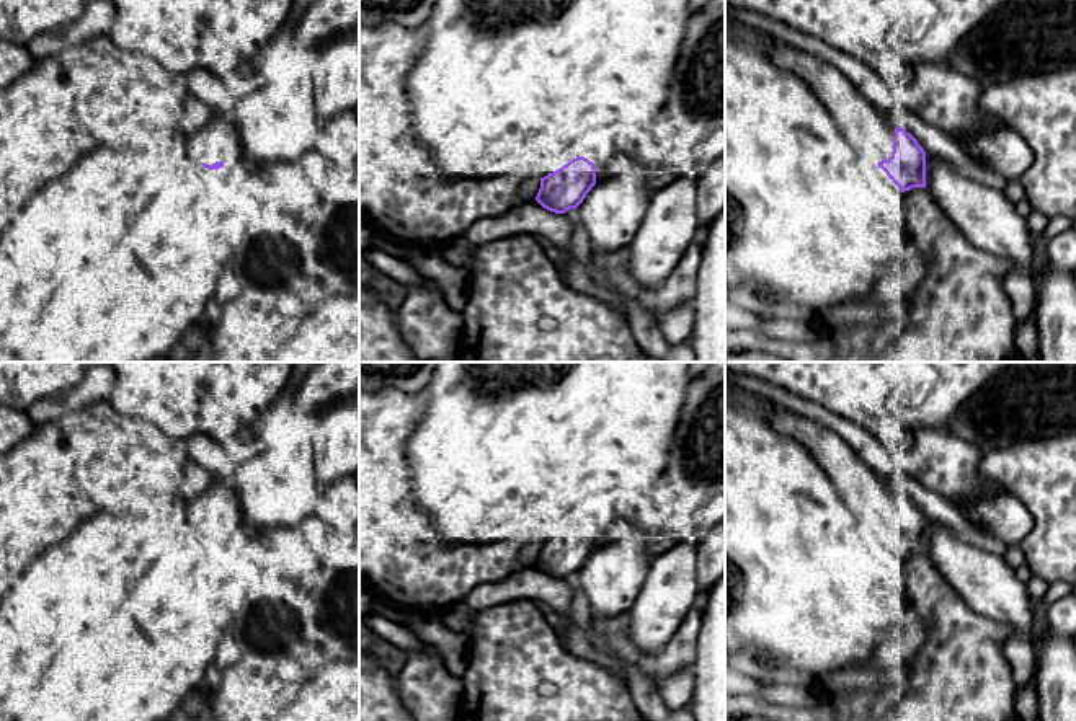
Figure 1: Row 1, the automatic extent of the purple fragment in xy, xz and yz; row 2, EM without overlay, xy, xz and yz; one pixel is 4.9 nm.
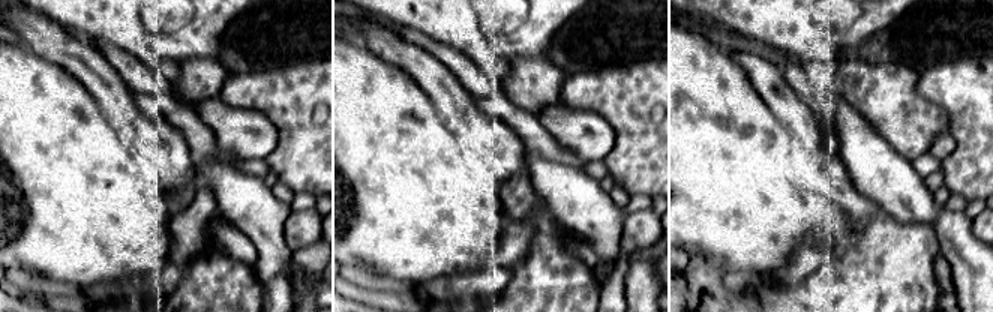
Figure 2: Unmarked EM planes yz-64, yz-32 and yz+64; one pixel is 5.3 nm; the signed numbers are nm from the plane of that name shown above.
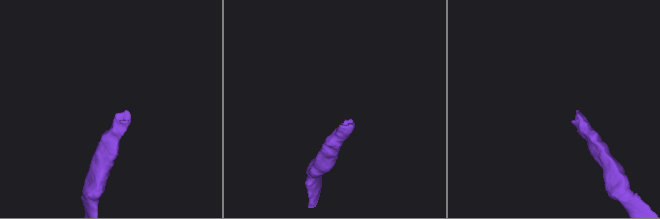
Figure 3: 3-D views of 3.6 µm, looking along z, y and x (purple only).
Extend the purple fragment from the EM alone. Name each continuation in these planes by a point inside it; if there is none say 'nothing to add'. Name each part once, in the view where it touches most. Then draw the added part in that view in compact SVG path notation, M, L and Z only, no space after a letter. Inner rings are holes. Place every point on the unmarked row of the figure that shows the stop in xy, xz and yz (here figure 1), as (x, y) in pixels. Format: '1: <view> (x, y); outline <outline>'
1: yz (864, 493); outline M749 387L746 396L776 431L795 439L811 453L857 519L875 529L891 522L896 488L880 480L839 434L772 403L763 395L763 387Z

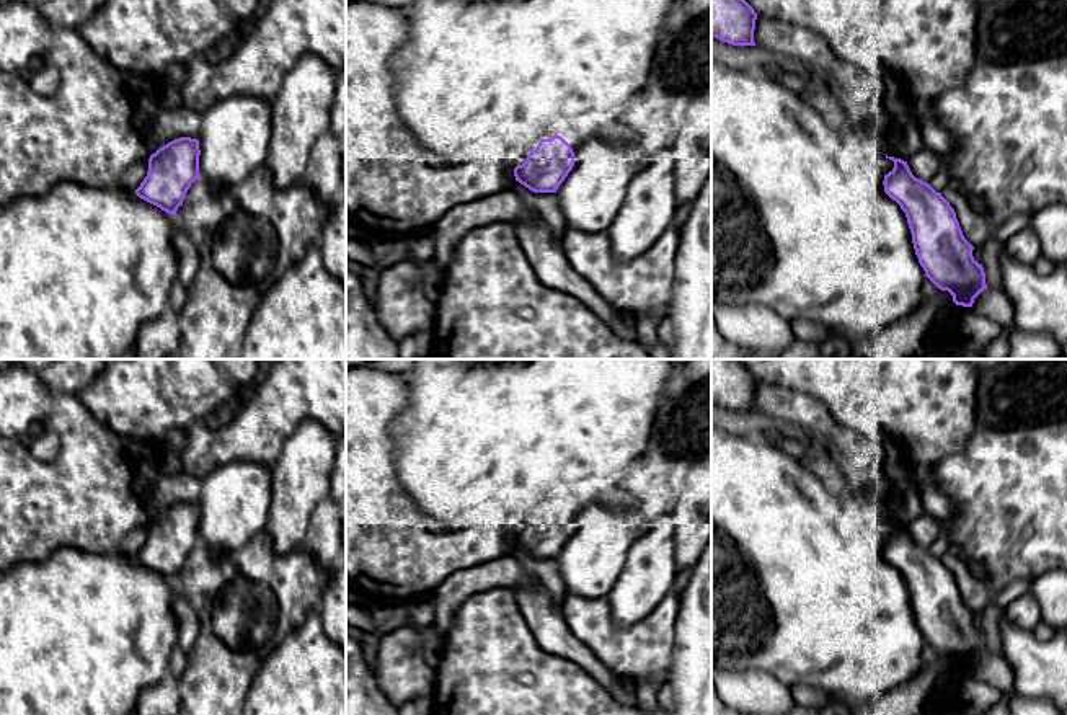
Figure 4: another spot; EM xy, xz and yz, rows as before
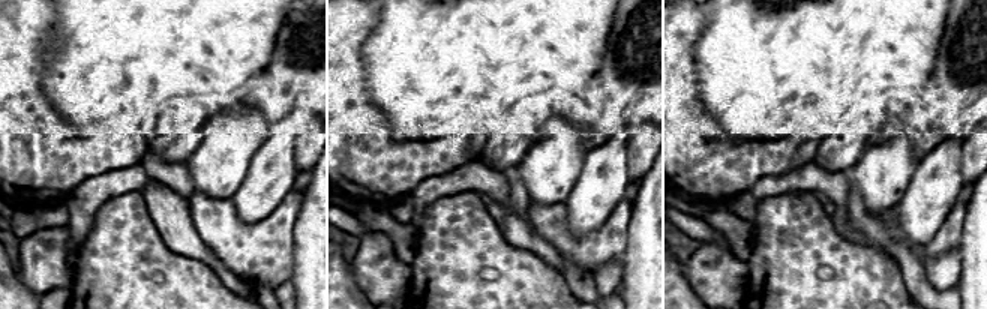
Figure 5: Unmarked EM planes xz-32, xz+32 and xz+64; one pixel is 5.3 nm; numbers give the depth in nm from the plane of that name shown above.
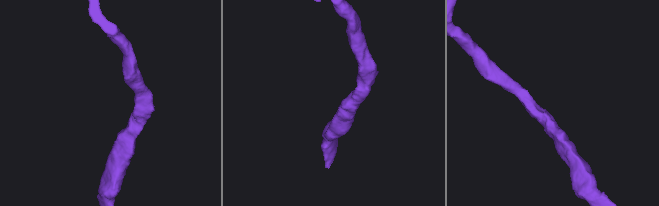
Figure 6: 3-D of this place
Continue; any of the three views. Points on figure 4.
nothing to add

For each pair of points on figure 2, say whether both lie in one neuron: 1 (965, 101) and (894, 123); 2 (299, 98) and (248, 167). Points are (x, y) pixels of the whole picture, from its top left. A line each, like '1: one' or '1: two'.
1: two
2: two

